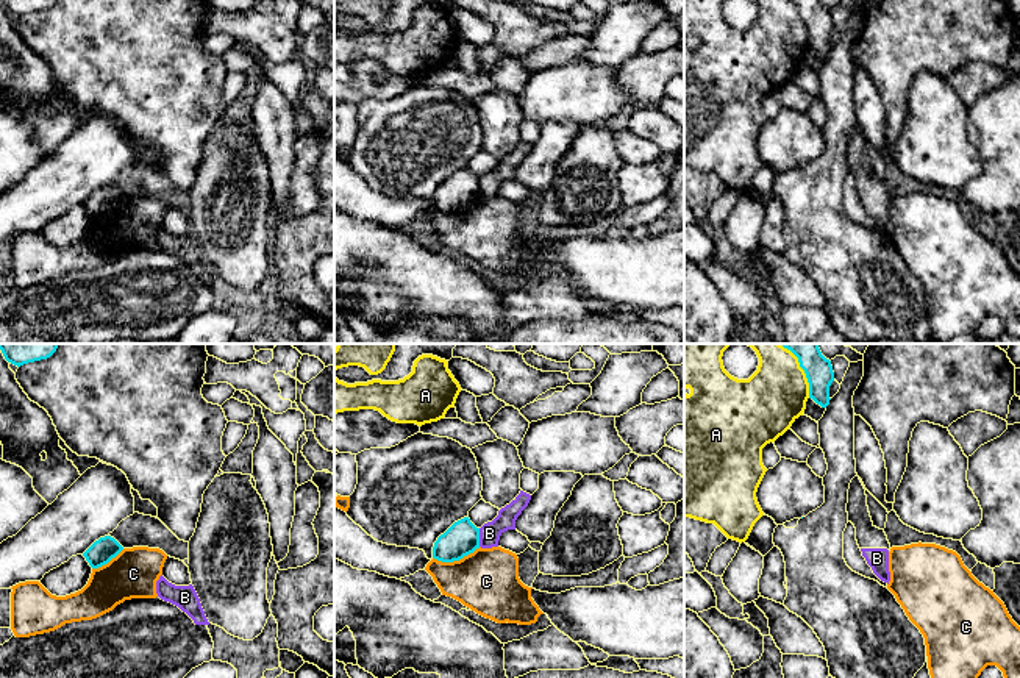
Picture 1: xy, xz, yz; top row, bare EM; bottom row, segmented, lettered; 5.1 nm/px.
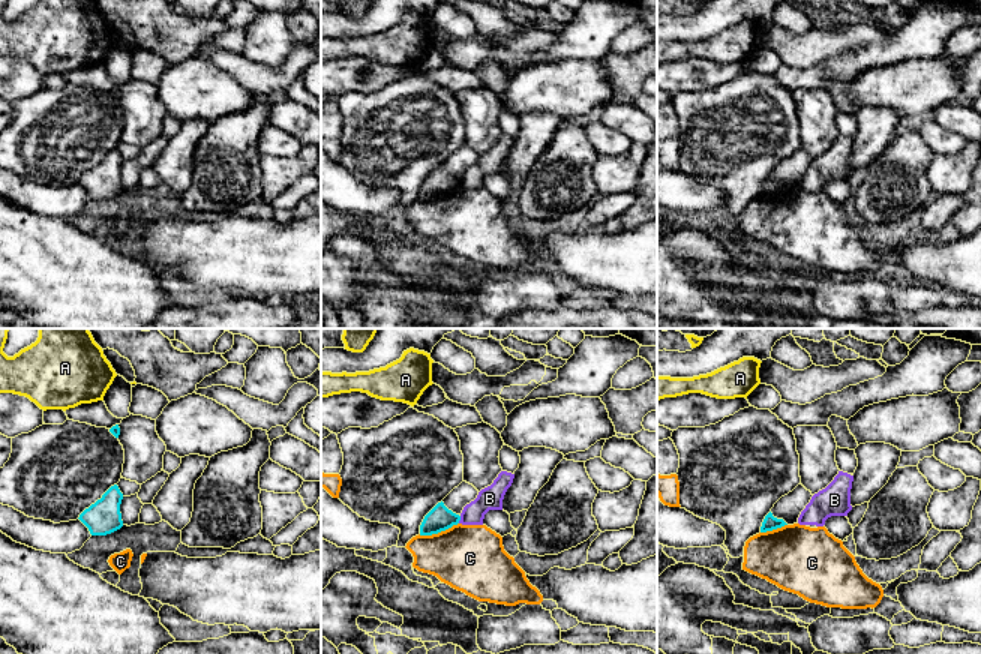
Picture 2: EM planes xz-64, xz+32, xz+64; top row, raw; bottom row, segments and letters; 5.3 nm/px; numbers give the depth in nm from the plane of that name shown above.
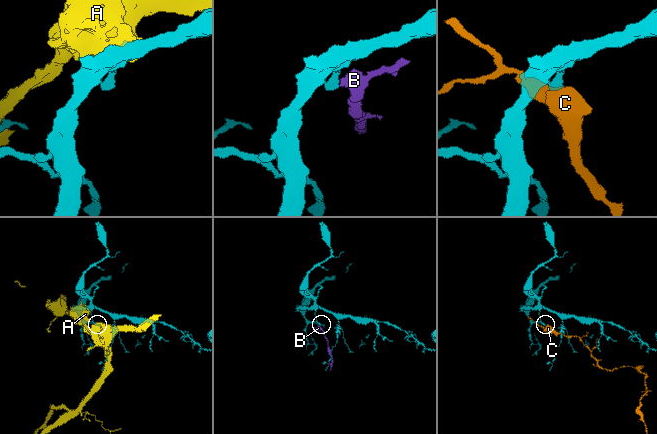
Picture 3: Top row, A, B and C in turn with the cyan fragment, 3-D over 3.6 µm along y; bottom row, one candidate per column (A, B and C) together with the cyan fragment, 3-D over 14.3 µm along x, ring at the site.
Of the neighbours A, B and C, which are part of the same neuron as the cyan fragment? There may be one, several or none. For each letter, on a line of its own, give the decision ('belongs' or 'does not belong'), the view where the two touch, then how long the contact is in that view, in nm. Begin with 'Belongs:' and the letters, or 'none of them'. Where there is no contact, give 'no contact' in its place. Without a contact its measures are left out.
Belongs: none of them
A: does not belong; contact in yz; length 260 nm
B: does not belong; contact in xz; length 100 nm
C: does not belong; contact in xz; length 260 nm

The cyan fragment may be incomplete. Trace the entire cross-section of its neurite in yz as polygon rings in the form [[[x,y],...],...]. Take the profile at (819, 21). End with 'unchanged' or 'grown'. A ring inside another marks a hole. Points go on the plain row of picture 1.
[[[790,0],[804,20],[809,33],[809,48],[822,58],[829,55],[829,36],[834,31],[831,11],[820,0]]] | unchanged

